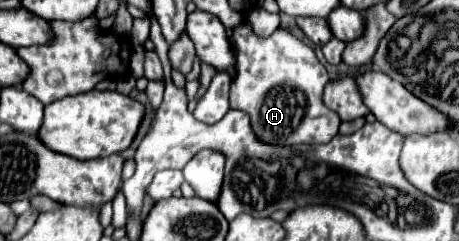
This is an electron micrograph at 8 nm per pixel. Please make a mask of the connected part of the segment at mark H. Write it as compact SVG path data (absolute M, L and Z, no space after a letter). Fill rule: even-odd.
M242 20L232 30L232 38L238 50L238 70L230 84L230 108L250 114L252 128L260 140L272 144L326 144L338 134L342 120L320 100L322 88L326 86L326 68L318 62L308 44L292 36L286 28L276 28L270 36L262 38L252 30L248 20Z

